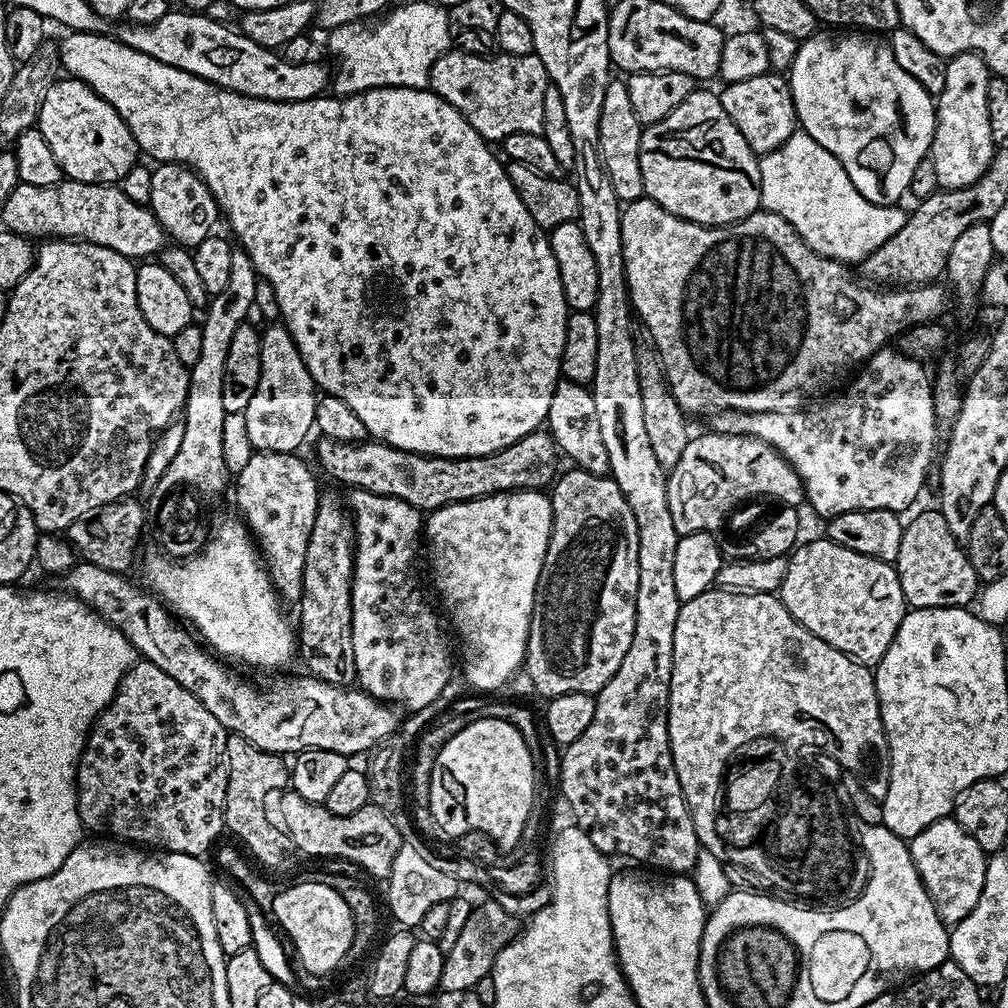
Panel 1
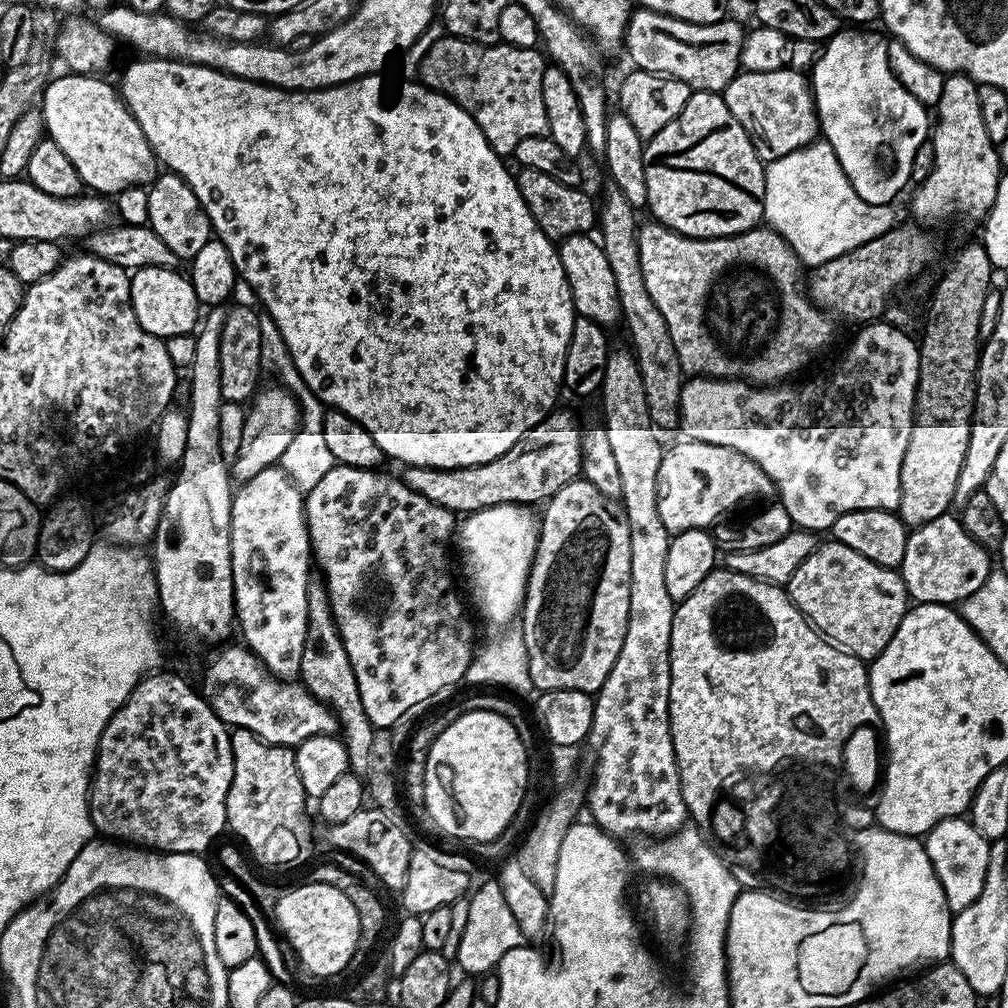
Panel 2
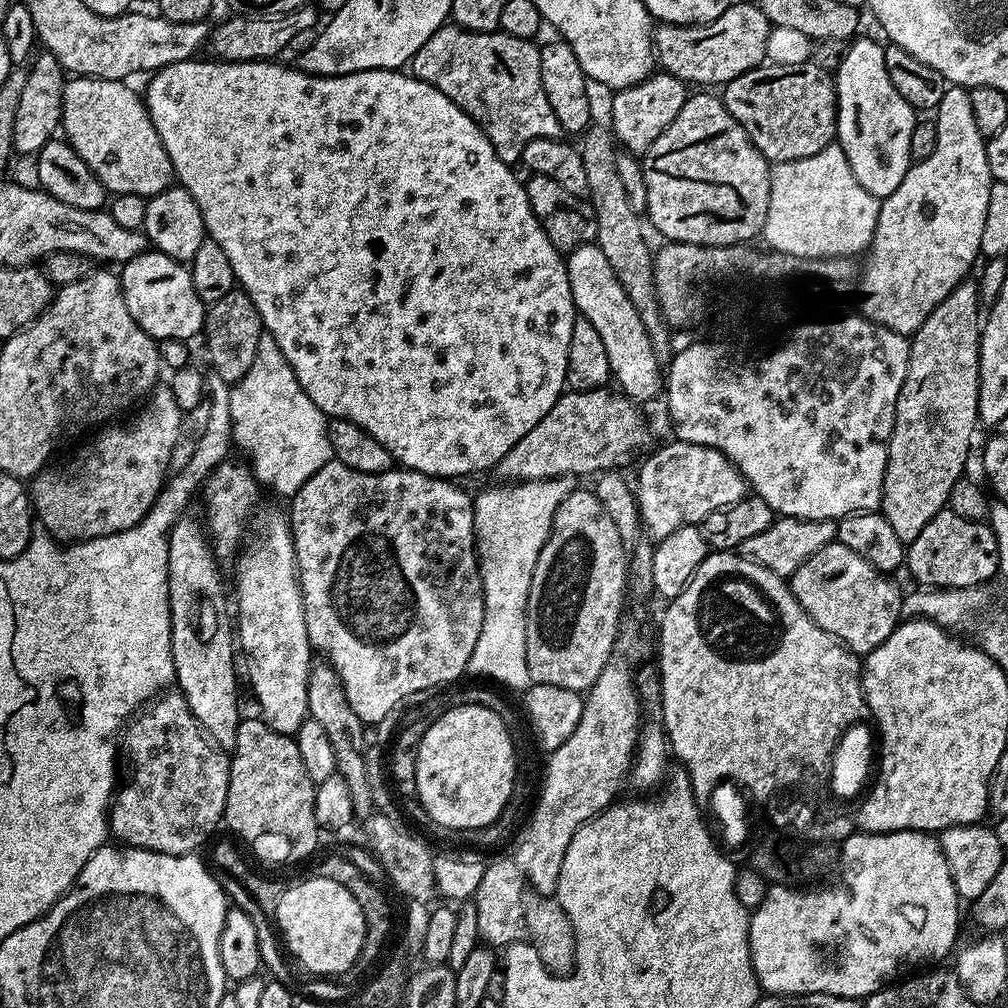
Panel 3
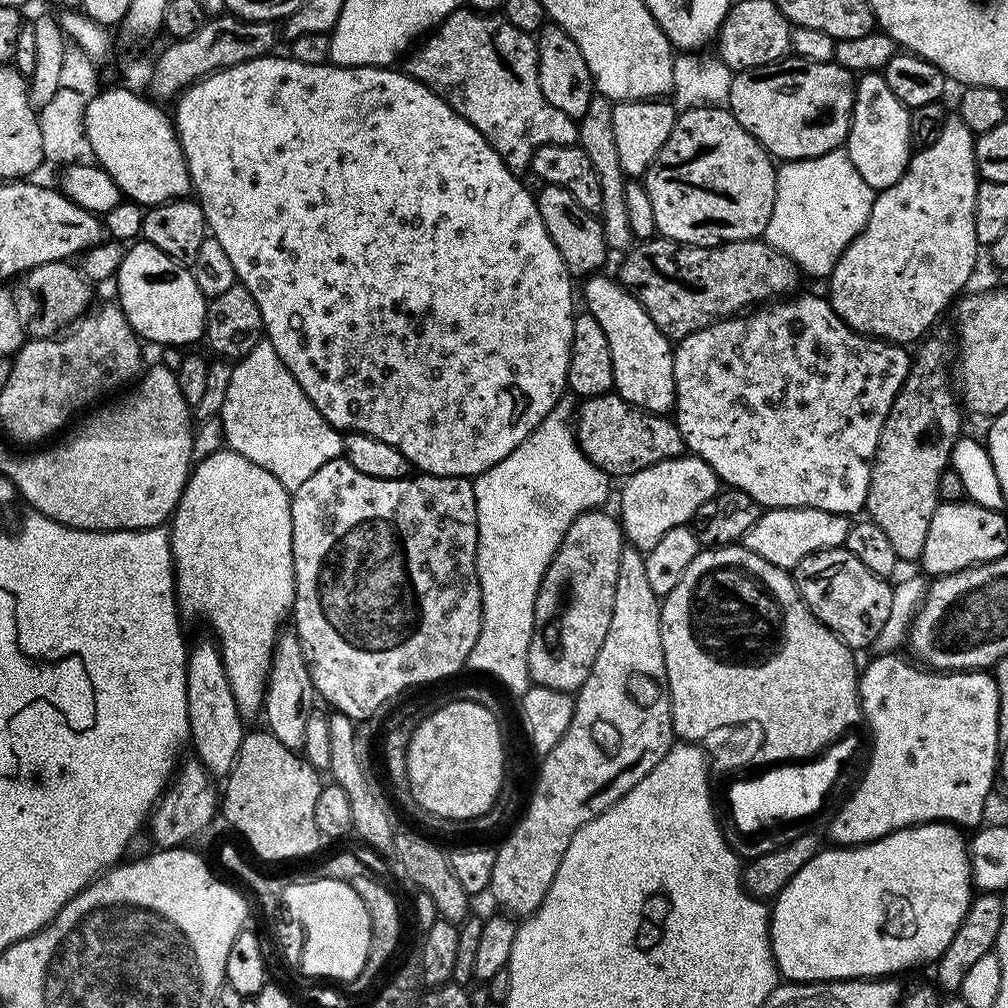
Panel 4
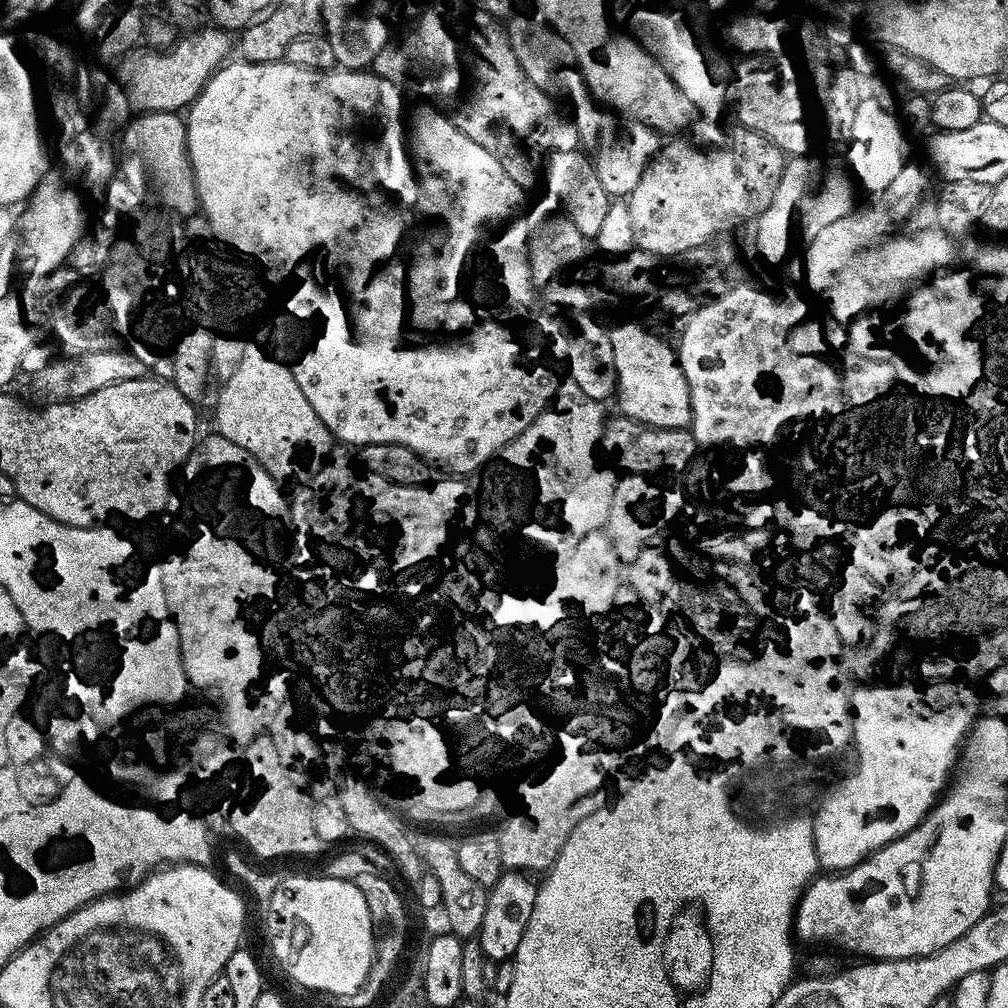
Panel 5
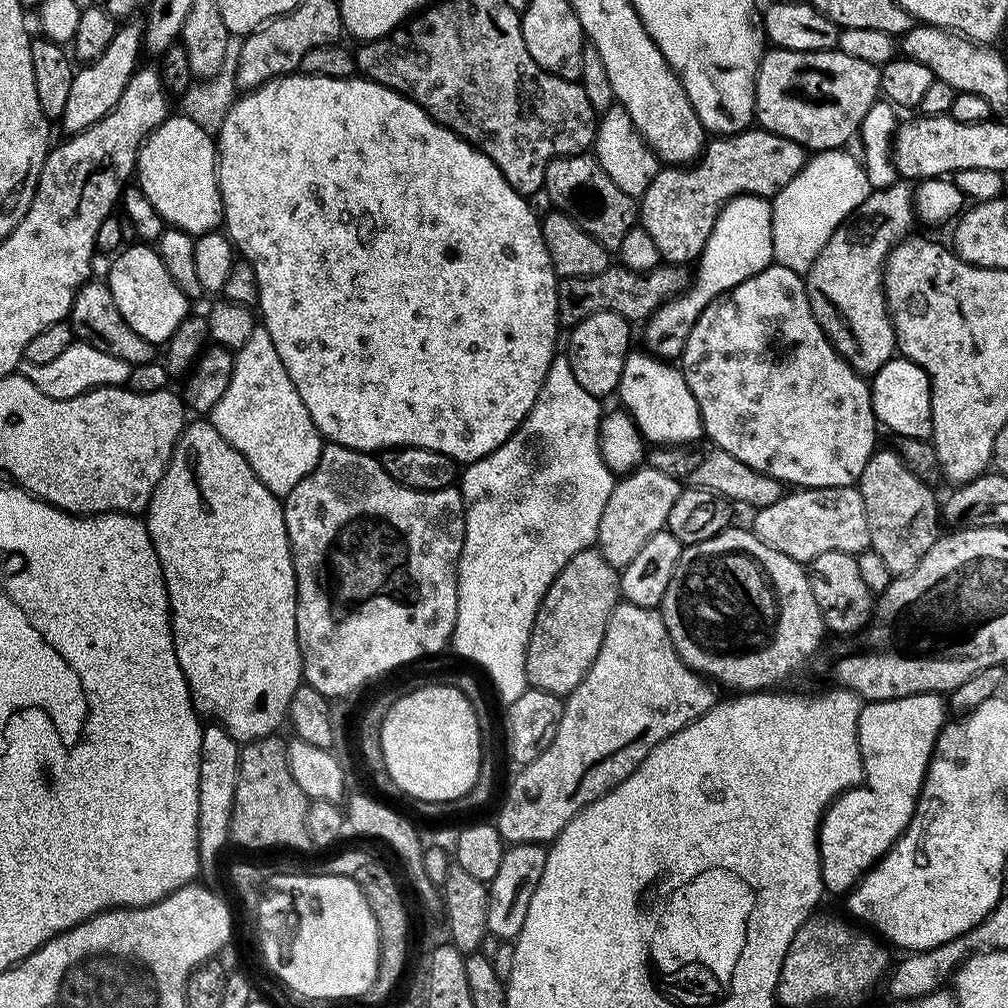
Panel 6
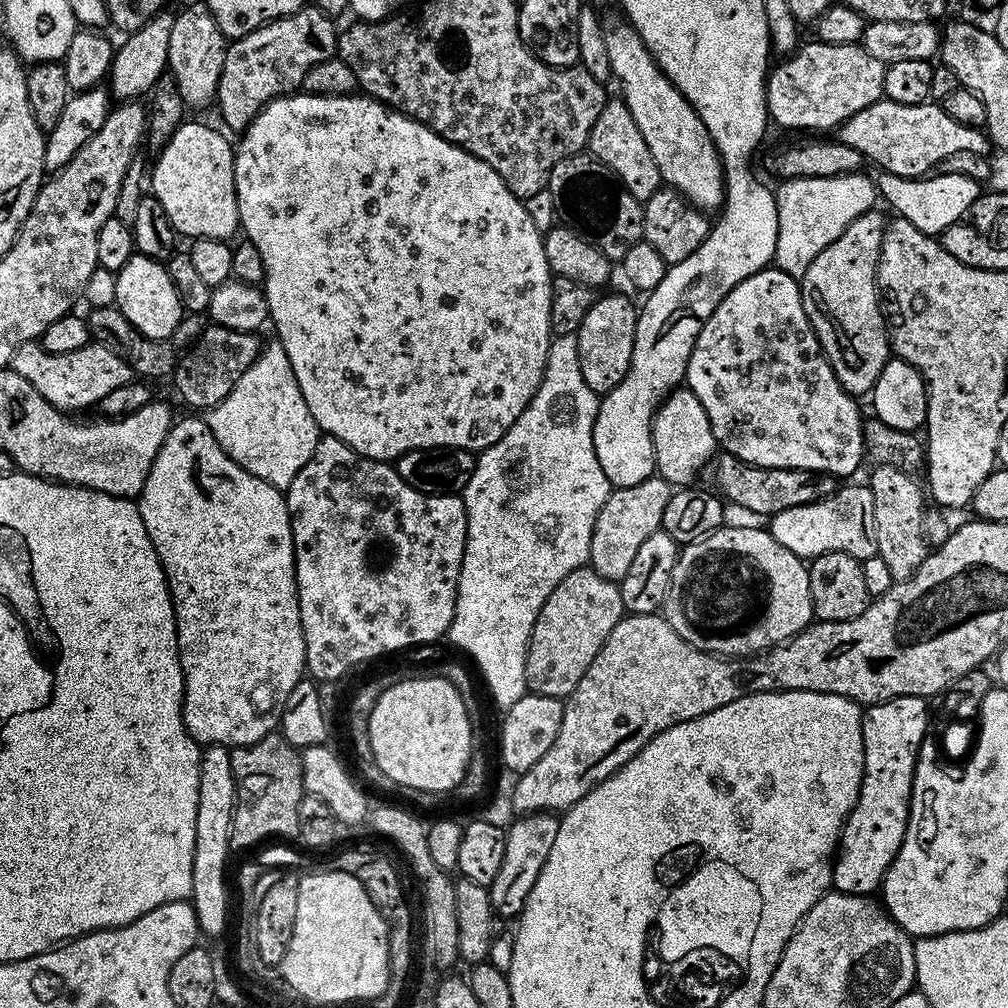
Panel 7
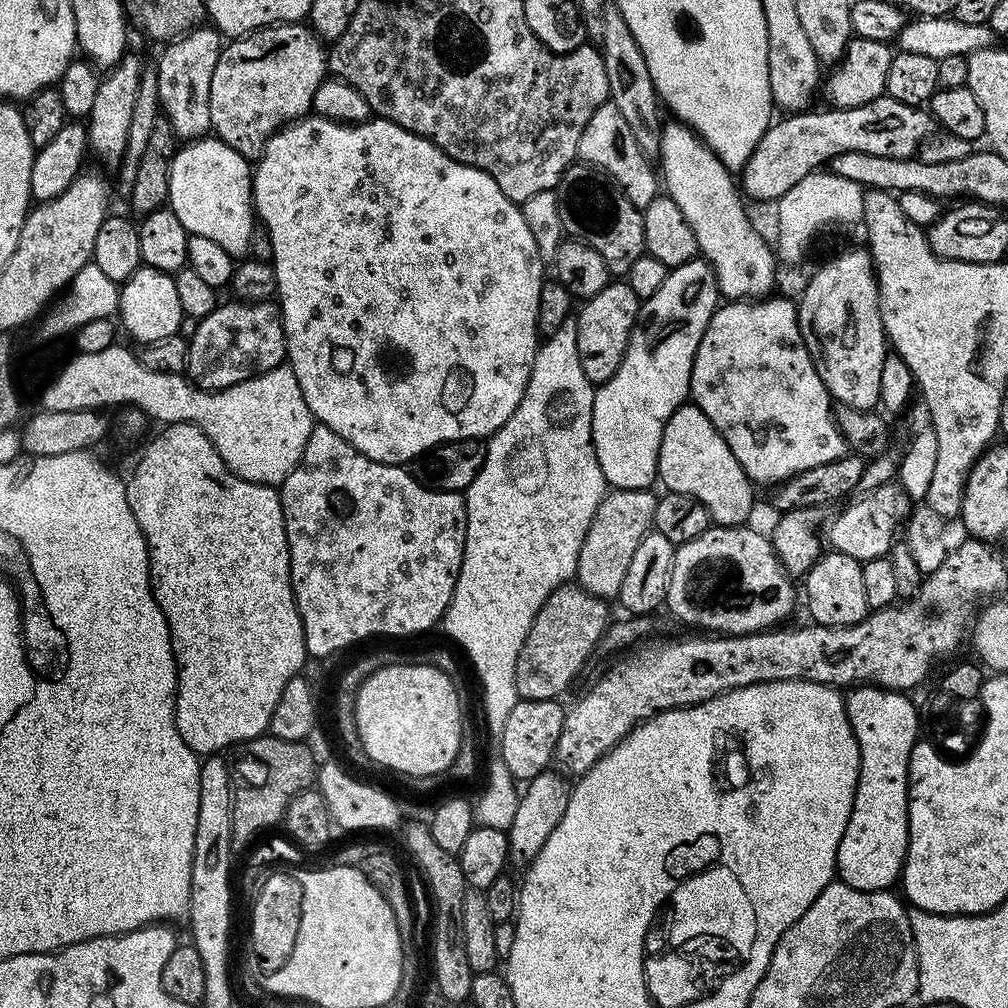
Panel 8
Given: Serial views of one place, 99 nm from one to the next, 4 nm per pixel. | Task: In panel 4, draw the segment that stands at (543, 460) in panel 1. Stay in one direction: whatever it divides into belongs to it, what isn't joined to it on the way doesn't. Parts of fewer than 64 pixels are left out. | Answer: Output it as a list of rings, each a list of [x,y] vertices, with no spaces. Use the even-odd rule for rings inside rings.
[[[589,396],[578,408],[576,443],[584,454],[609,477],[627,478],[654,466],[658,462],[672,460],[685,453],[684,439],[675,421],[658,412],[647,412],[645,408],[626,402],[621,396]]]

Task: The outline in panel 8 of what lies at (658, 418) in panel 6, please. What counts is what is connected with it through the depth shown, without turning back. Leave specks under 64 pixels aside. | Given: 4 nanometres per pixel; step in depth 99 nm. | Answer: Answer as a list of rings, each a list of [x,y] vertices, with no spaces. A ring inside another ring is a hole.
[[[685,402],[666,422],[666,430],[662,430],[662,446],[658,450],[658,480],[669,492],[678,494],[690,494],[690,498],[698,498],[702,506],[712,515],[713,521],[720,526],[744,526],[749,523],[748,515],[752,512],[752,488],[753,481],[742,470],[738,458],[726,446],[722,434],[714,430],[714,422],[702,414],[695,403]]]

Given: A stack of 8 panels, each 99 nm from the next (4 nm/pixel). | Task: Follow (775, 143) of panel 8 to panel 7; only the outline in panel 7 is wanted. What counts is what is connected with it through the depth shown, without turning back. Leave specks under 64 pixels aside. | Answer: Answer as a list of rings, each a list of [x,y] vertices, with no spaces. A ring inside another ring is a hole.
[[[887,98],[866,106],[866,110],[858,110],[858,114],[840,125],[838,139],[861,152],[865,161],[873,160],[877,169],[895,176],[913,178],[931,173],[943,160],[950,158],[950,154],[962,154],[962,150],[970,150],[970,154],[983,156],[990,148],[990,141],[981,129],[954,122],[954,118],[950,118],[950,114],[946,114],[939,103],[906,106]]]

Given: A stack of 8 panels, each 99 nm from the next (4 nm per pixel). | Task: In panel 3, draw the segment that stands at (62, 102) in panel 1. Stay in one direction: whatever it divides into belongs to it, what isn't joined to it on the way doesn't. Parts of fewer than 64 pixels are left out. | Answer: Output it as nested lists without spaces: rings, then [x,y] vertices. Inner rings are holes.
[[[72,78],[64,86],[64,114],[62,117],[62,132],[73,150],[94,170],[94,174],[103,182],[104,187],[112,194],[138,194],[142,197],[156,196],[162,190],[166,190],[173,183],[174,173],[172,163],[166,154],[166,146],[162,146],[162,138],[158,138],[158,130],[154,130],[154,122],[148,116],[148,110],[143,99],[136,97],[136,92],[123,80],[94,80],[91,78]]]

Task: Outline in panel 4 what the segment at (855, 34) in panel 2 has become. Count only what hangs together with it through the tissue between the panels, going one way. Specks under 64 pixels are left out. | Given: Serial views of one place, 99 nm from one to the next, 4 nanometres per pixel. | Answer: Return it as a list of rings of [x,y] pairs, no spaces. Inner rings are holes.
[[[879,71],[861,75],[856,81],[856,101],[852,107],[852,125],[848,127],[846,151],[850,162],[866,178],[873,190],[889,188],[900,180],[910,159],[910,122],[909,109],[905,108],[898,98],[894,98],[894,90],[886,86],[883,75]]]

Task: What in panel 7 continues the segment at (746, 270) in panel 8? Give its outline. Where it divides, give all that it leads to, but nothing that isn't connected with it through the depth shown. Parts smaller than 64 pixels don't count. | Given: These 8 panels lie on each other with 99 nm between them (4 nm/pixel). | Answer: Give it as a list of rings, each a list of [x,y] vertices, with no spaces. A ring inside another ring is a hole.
[[[627,22],[609,27],[604,33],[606,51],[610,54],[612,75],[620,79],[624,104],[634,114],[634,123],[642,133],[650,154],[658,165],[660,179],[676,189],[688,203],[701,210],[716,208],[726,200],[726,168],[718,150],[694,106],[675,88],[660,69],[635,28]]]

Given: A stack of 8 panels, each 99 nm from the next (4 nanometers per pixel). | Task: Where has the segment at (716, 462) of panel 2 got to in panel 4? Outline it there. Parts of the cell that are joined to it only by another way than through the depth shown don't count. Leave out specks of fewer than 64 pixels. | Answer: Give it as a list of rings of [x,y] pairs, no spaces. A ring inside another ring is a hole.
[[[691,454],[646,466],[646,470],[638,470],[638,474],[627,477],[623,484],[618,511],[620,531],[625,541],[641,553],[654,550],[658,541],[668,531],[674,530],[674,526],[688,524],[698,506],[714,498],[722,488],[722,481],[716,477],[714,470],[710,470],[708,463]]]

